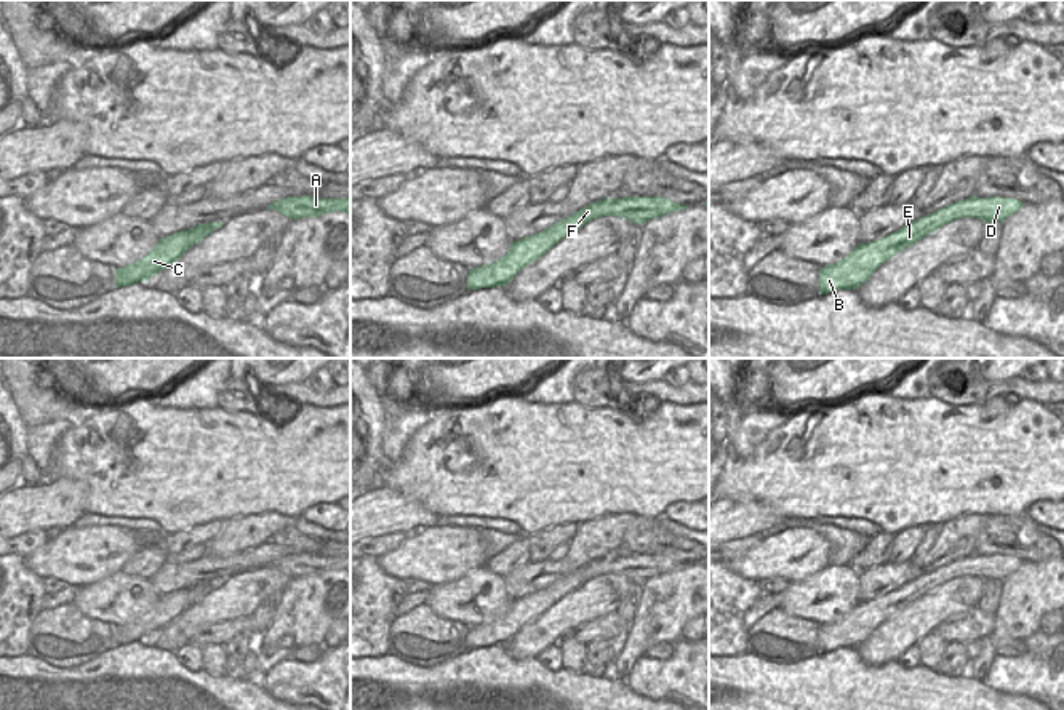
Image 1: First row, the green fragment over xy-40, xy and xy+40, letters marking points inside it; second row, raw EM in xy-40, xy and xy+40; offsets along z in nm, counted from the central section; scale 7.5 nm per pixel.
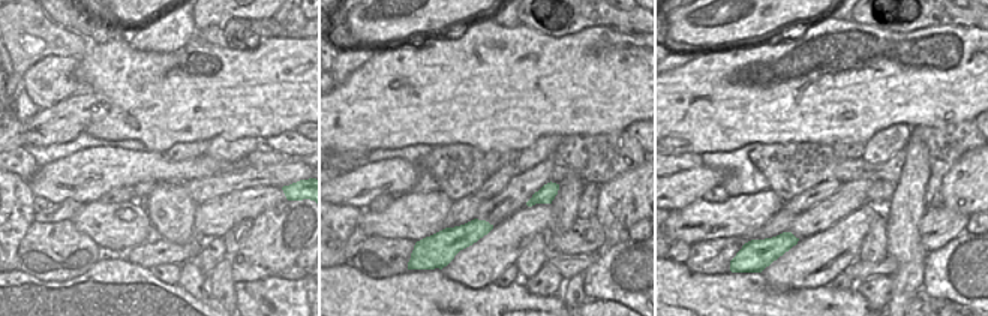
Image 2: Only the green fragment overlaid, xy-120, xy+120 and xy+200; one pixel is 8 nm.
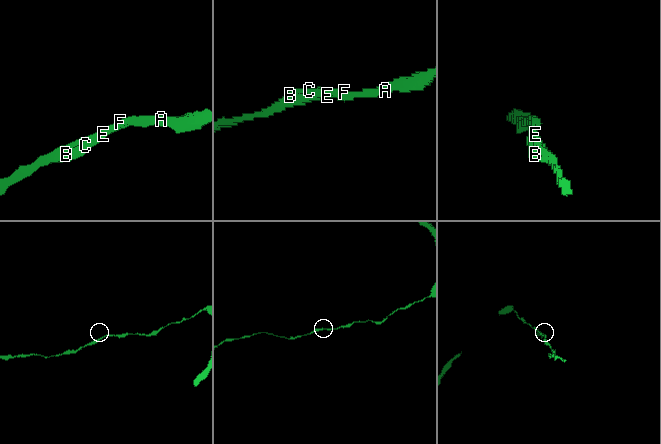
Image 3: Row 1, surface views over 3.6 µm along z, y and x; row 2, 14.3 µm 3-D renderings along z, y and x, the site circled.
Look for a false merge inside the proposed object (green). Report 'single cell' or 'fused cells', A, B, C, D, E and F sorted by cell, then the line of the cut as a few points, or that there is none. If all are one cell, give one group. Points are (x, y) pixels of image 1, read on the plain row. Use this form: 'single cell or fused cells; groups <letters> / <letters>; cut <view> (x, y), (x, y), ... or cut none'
single cell; groups A B C D E F; cut none

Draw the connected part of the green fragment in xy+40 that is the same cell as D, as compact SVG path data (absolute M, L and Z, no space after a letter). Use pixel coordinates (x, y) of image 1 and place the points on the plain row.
M976 553L950 561L883 596L859 601L840 620L821 625L819 652L859 646L882 622L955 577L976 576L984 580L1003 580L1022 564L1024 561L1016 556L979 556Z

